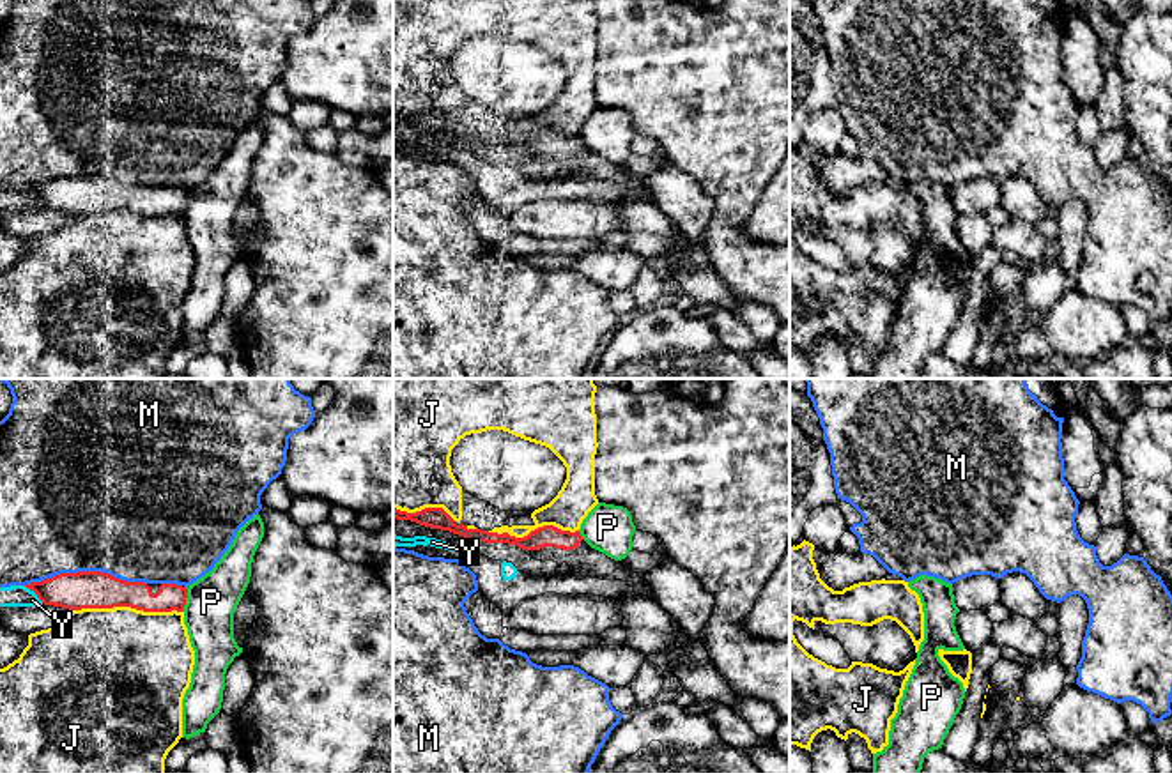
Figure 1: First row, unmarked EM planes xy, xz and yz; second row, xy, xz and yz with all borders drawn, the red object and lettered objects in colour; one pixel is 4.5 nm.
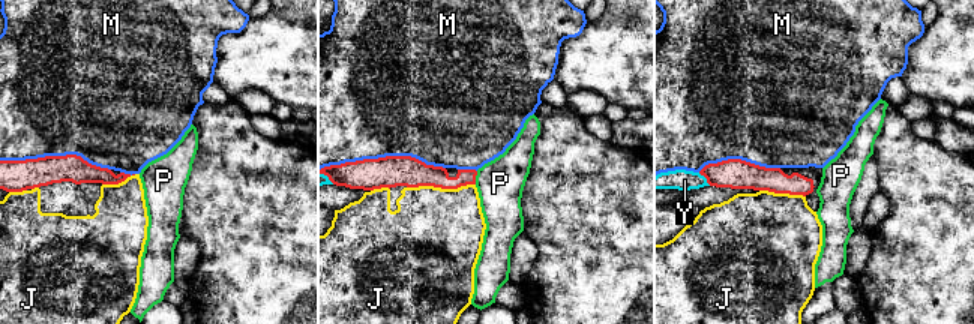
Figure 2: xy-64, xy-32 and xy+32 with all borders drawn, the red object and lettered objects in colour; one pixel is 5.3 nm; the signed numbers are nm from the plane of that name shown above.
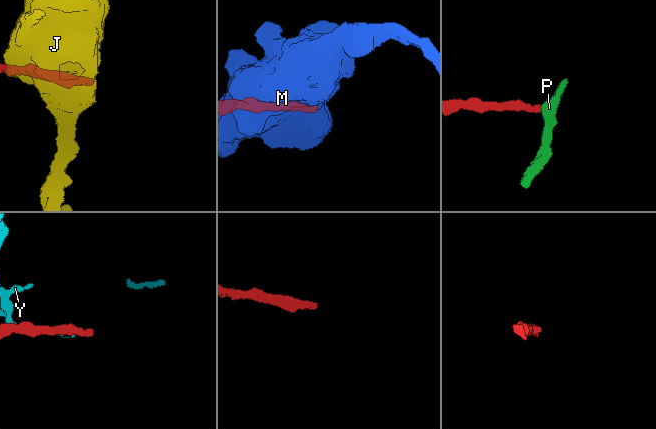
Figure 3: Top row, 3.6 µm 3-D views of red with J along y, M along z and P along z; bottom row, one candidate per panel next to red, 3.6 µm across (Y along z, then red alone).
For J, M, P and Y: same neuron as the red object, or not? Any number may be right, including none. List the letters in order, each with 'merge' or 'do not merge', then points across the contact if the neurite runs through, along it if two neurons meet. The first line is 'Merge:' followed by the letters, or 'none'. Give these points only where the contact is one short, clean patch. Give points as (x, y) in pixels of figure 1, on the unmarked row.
Merge: none
J: do not merge
M: do not merge
P: do not merge | along xy (186, 191), (186, 207), (181, 214)
Y: do not merge

